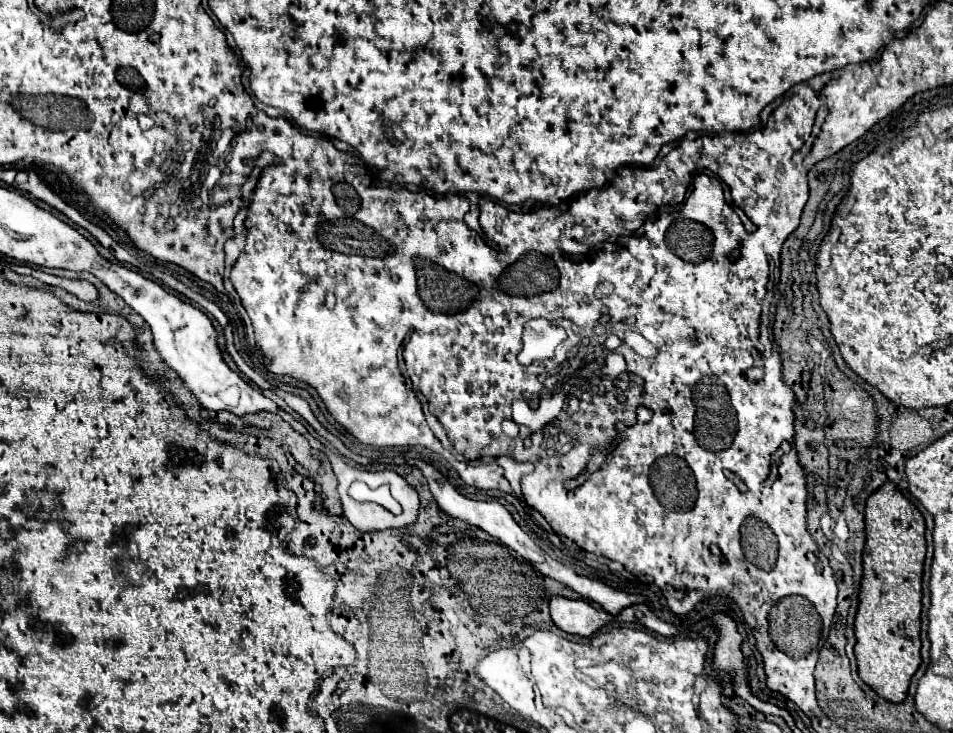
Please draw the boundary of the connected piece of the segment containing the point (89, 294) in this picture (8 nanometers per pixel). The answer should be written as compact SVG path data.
M29 267L29 275L35 275L39 281L43 281L45 285L53 285L53 287L61 287L65 289L67 293L79 297L81 301L97 301L99 299L99 293L97 289L85 281L85 279L65 279L65 277L55 277L55 275L49 275L45 271L39 271L39 269L31 269Z

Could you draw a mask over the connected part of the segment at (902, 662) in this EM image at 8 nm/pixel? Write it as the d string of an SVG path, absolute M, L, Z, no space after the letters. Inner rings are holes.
M883 483L865 503L865 549L859 607L855 617L855 657L859 677L891 703L907 697L911 675L921 665L921 579L925 521L893 483Z

